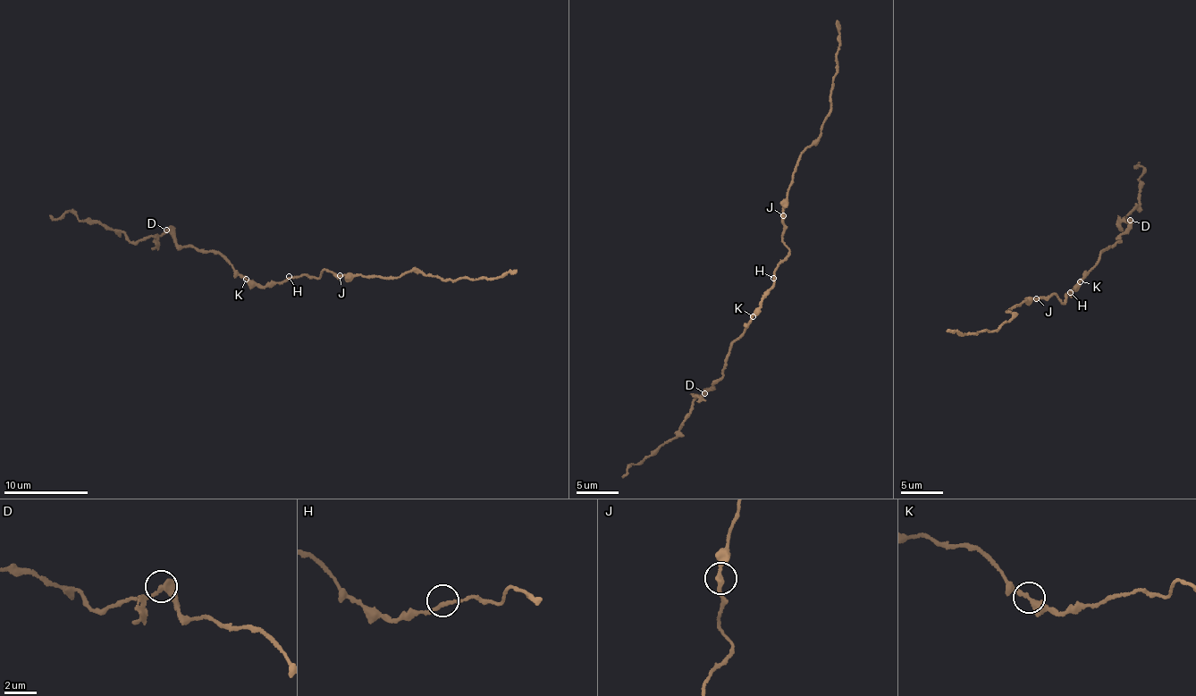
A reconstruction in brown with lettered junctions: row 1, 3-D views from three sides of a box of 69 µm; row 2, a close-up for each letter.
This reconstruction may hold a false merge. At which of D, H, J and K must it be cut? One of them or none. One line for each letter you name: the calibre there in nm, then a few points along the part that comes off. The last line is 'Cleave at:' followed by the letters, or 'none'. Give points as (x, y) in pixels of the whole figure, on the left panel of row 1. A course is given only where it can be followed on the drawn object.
D: 360 nm thick; foreign part runs (165, 229), (155, 236), (130, 240), (120, 232), (82, 222), (70, 212), (56, 219), (49, 215)
Cleave at: D

